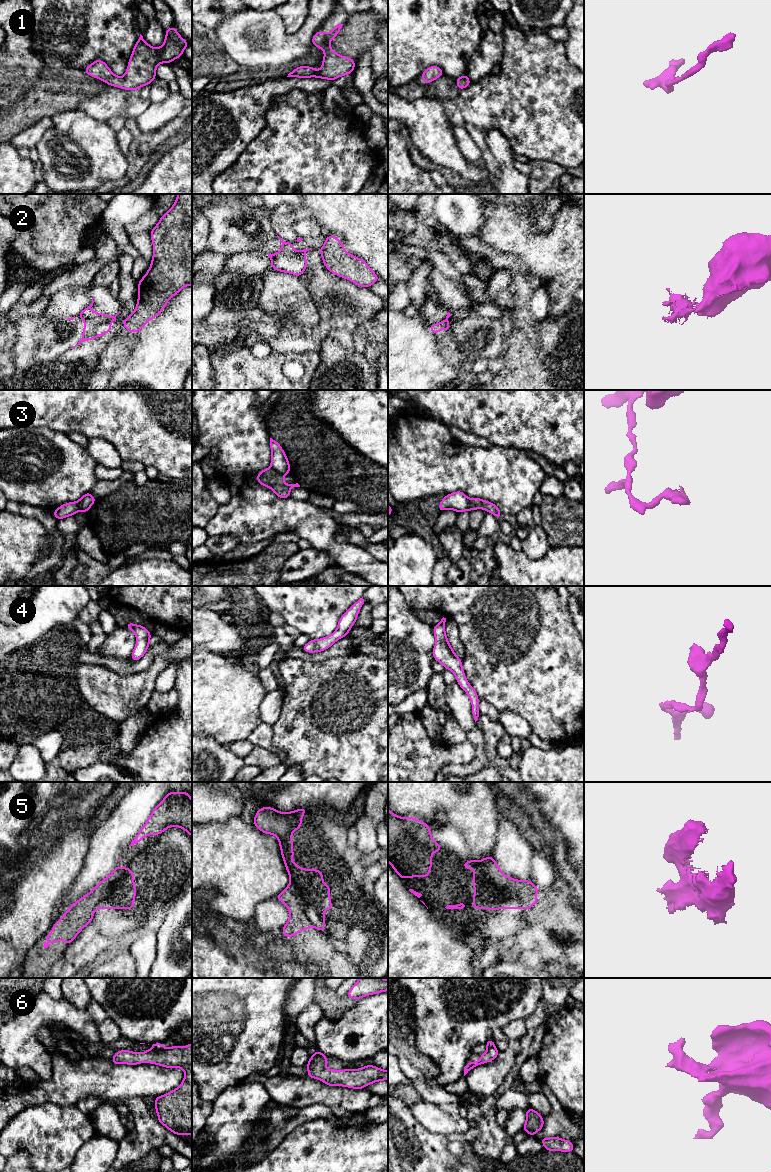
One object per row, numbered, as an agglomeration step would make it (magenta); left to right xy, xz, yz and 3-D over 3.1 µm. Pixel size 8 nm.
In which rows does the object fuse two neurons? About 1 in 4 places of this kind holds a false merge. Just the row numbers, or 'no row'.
2, 3

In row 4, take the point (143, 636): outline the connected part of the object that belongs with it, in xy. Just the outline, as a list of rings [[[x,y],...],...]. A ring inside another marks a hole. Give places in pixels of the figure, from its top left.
[[[127,623],[125,625],[128,629],[134,632],[137,639],[137,644],[134,646],[131,657],[133,661],[138,661],[147,652],[148,646],[150,645],[151,633],[141,625],[135,625],[134,623]]]

